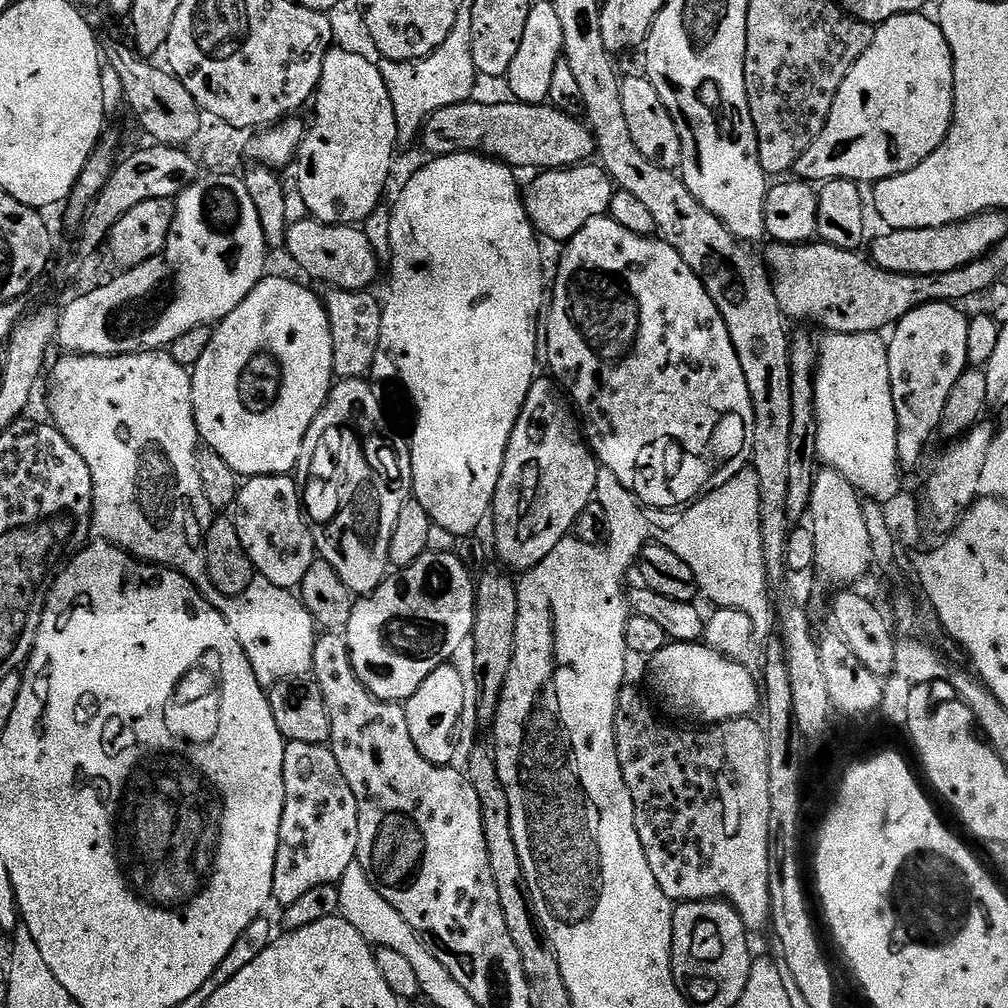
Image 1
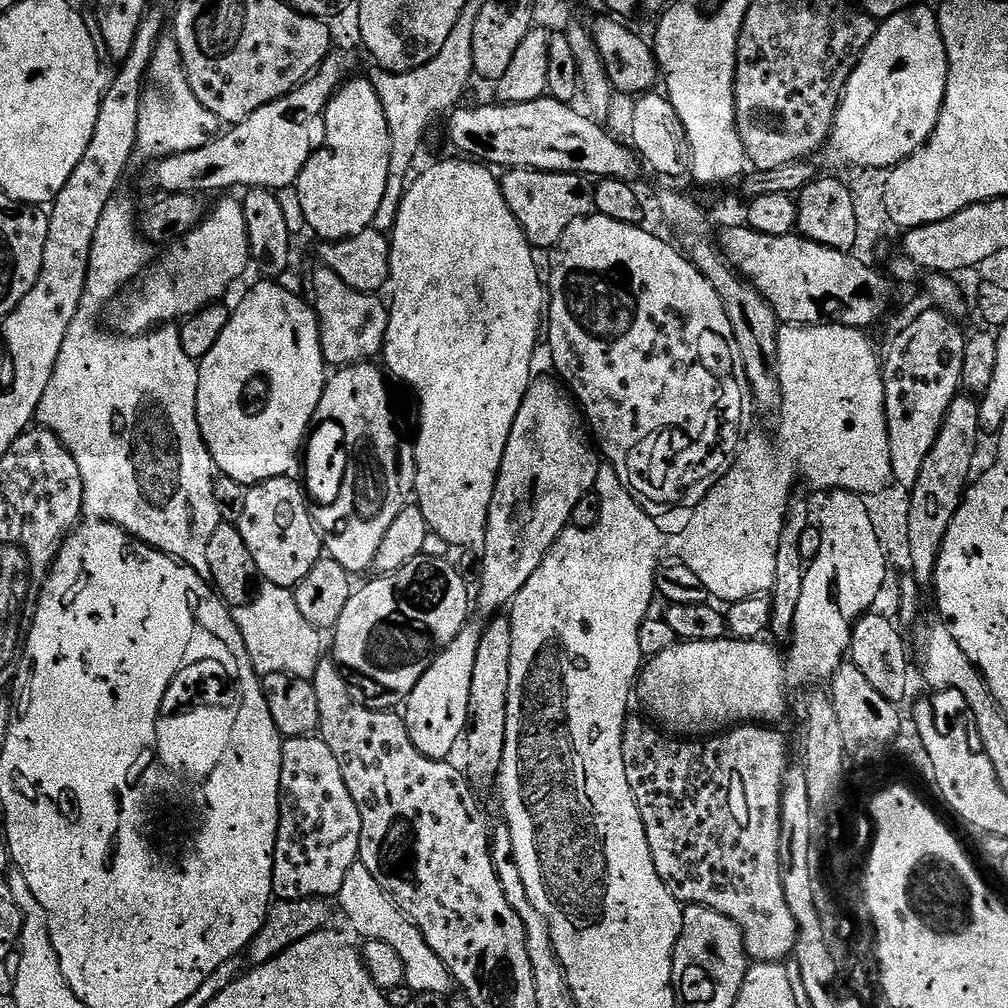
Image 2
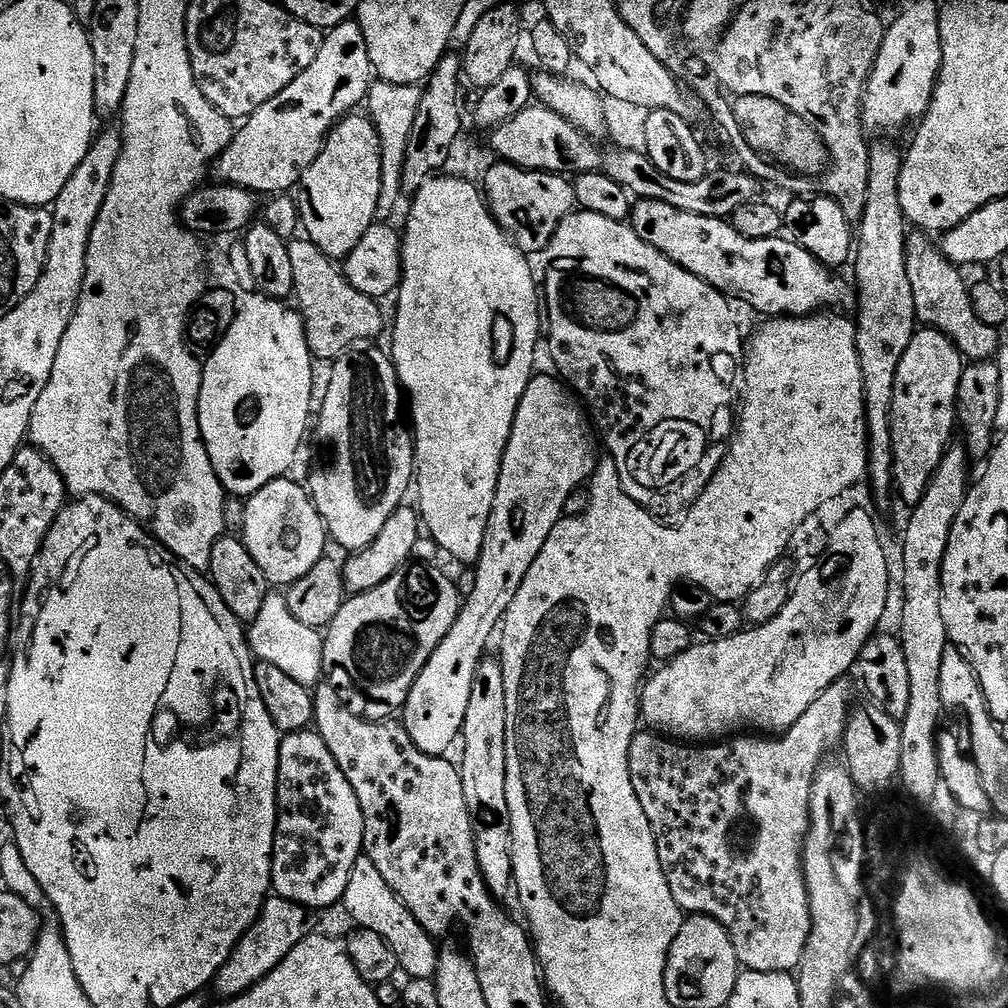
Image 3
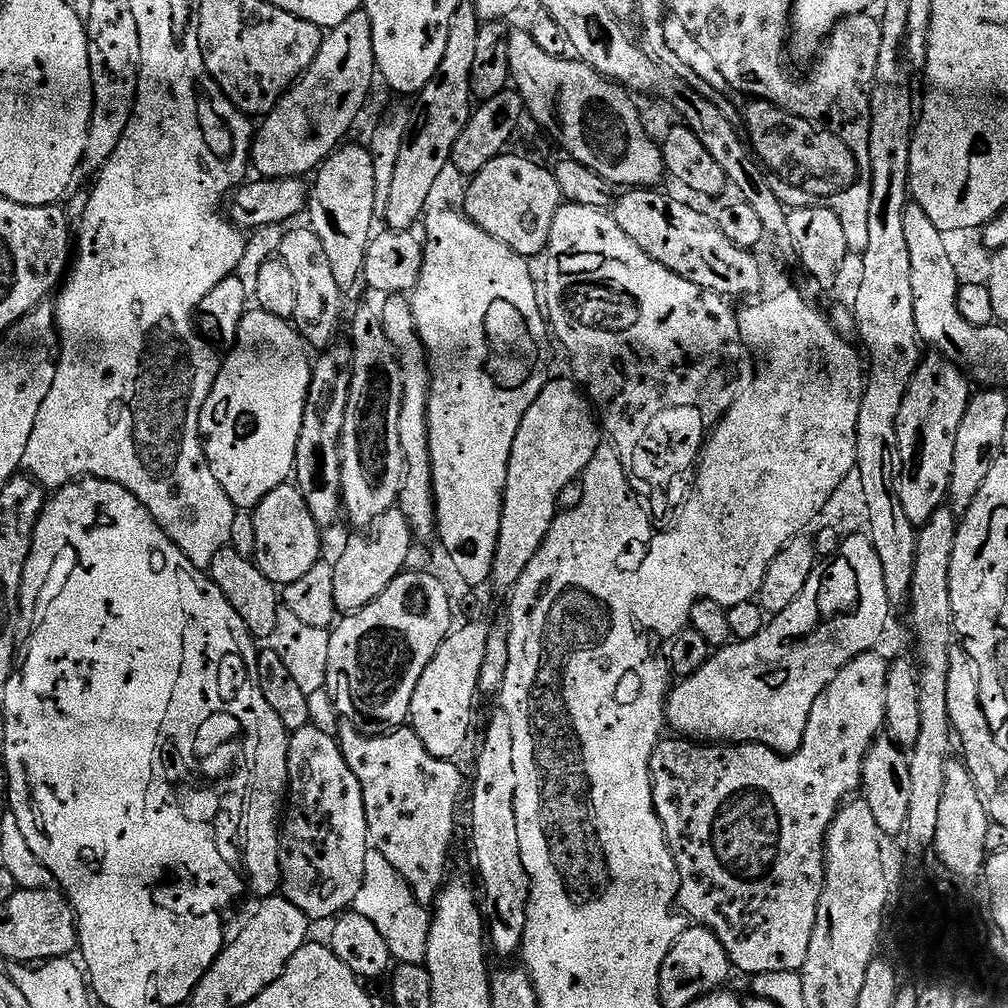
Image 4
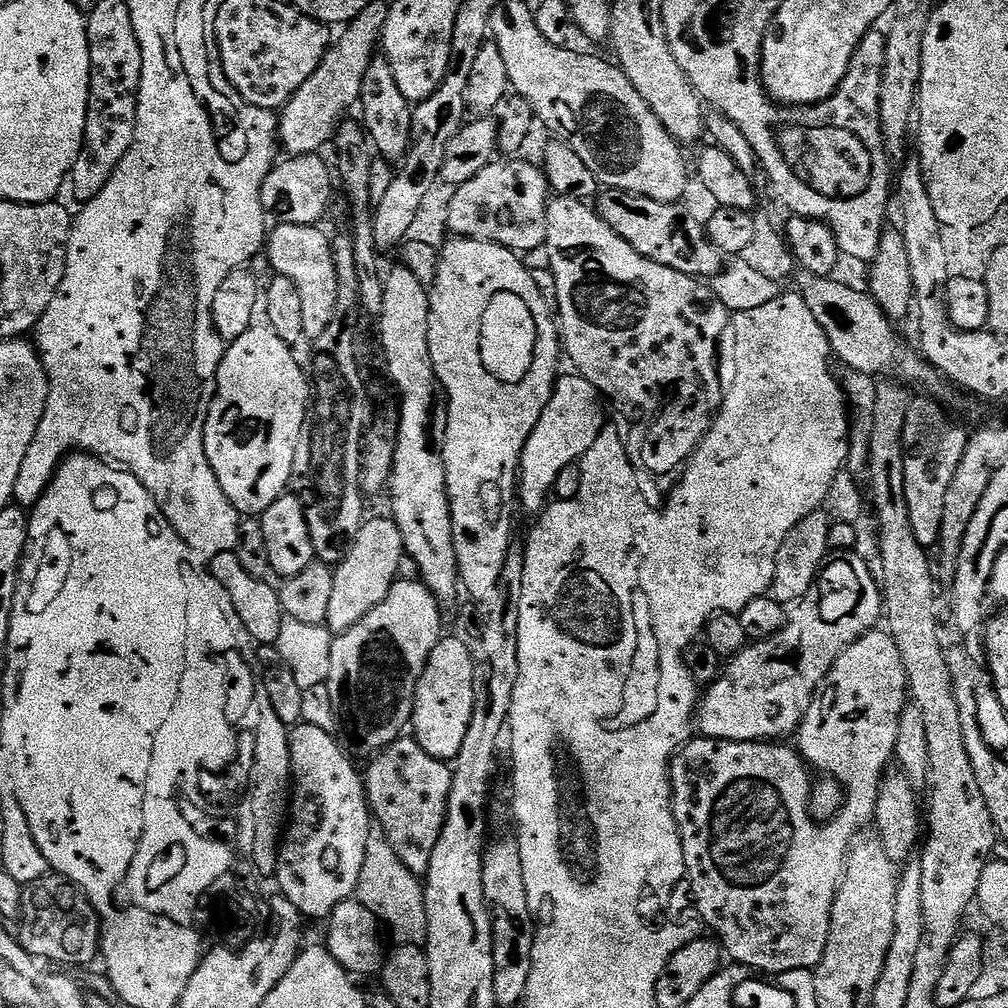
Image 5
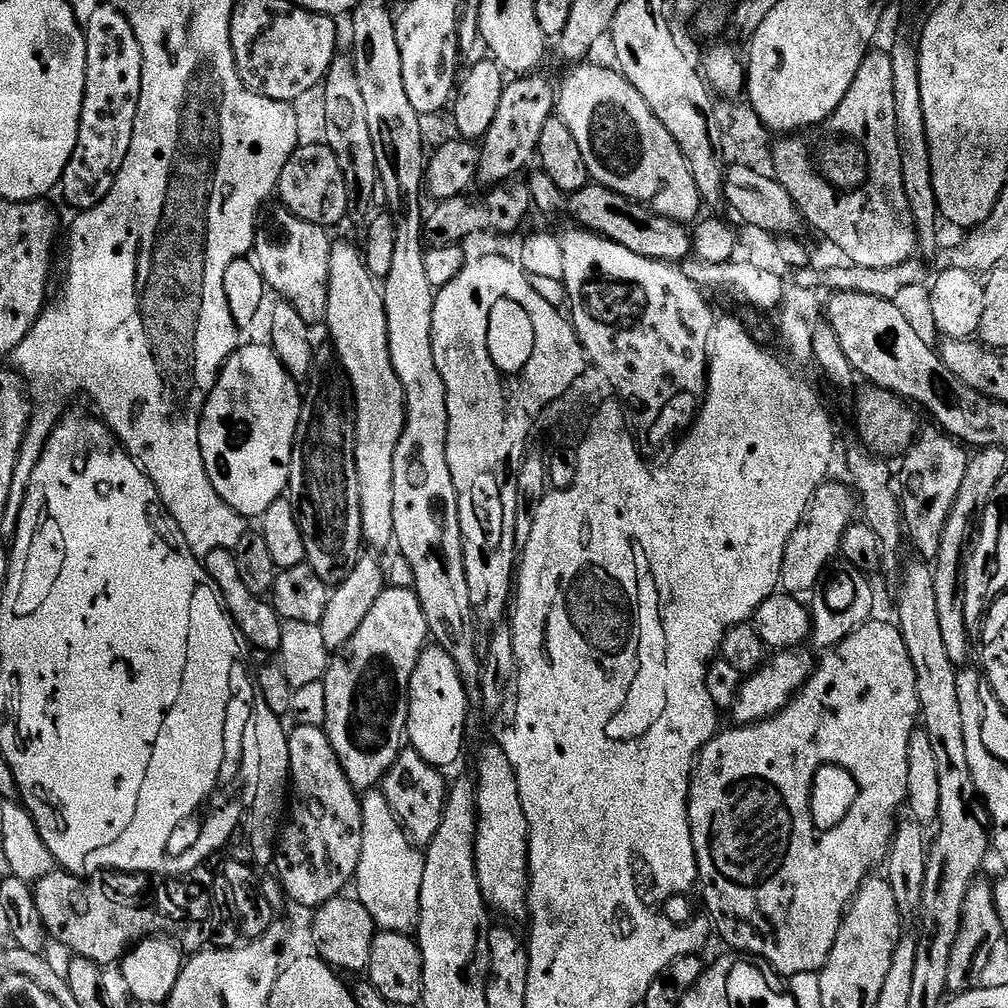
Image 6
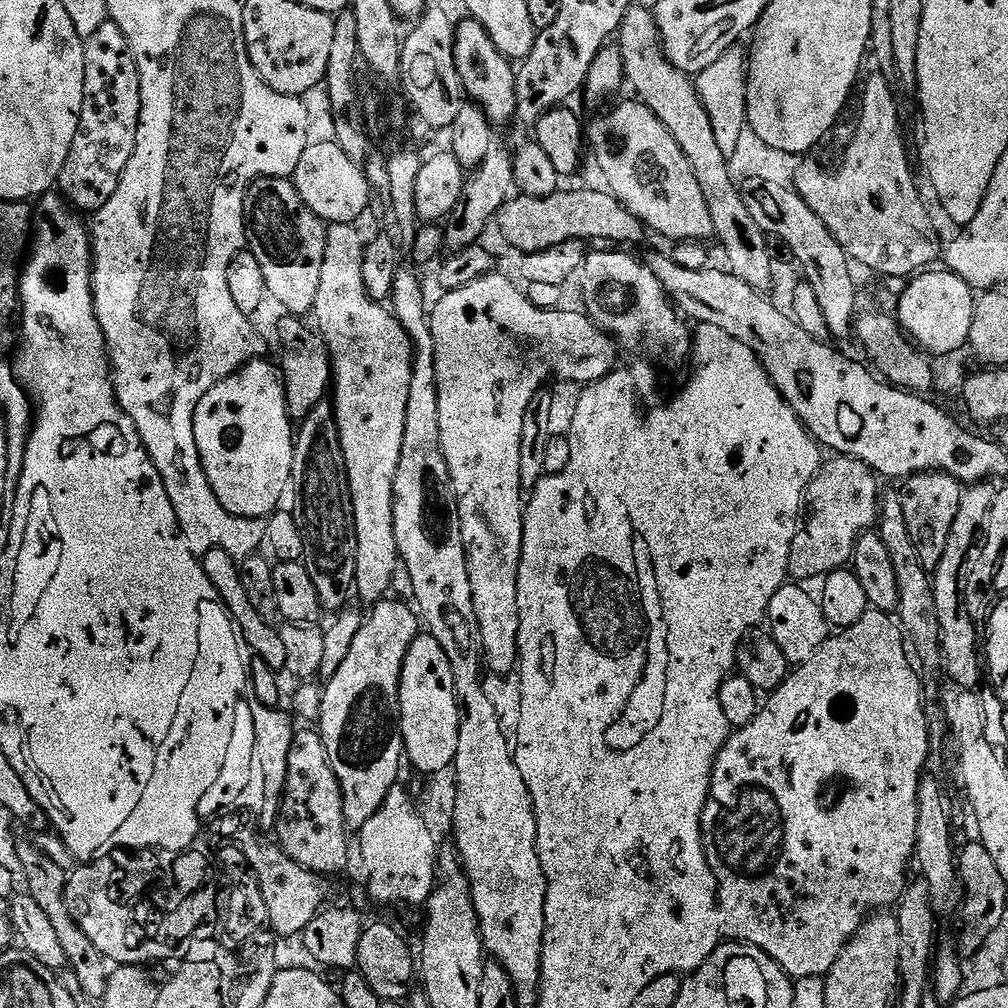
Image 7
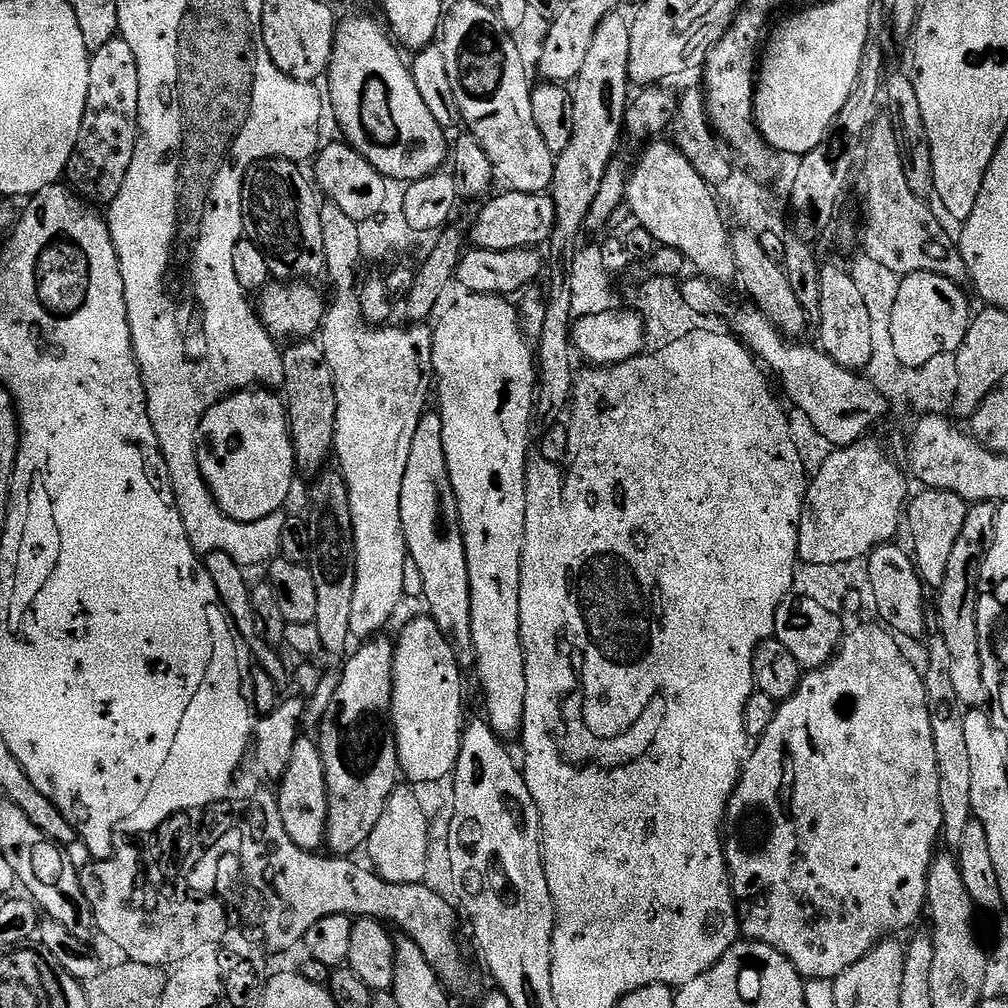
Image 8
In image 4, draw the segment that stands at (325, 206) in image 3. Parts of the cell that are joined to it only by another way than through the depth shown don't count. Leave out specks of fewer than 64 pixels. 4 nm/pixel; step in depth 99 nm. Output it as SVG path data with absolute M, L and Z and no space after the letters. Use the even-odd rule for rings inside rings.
M352 144L349 148L340 146L327 160L320 164L315 173L316 181L311 181L306 205L307 223L310 225L316 237L322 242L322 250L326 250L326 258L330 258L330 270L334 270L334 282L346 294L351 293L356 279L359 281L364 275L364 259L367 256L368 244L374 236L372 230L372 216L377 215L374 202L374 166L372 154L367 147L359 148Z

